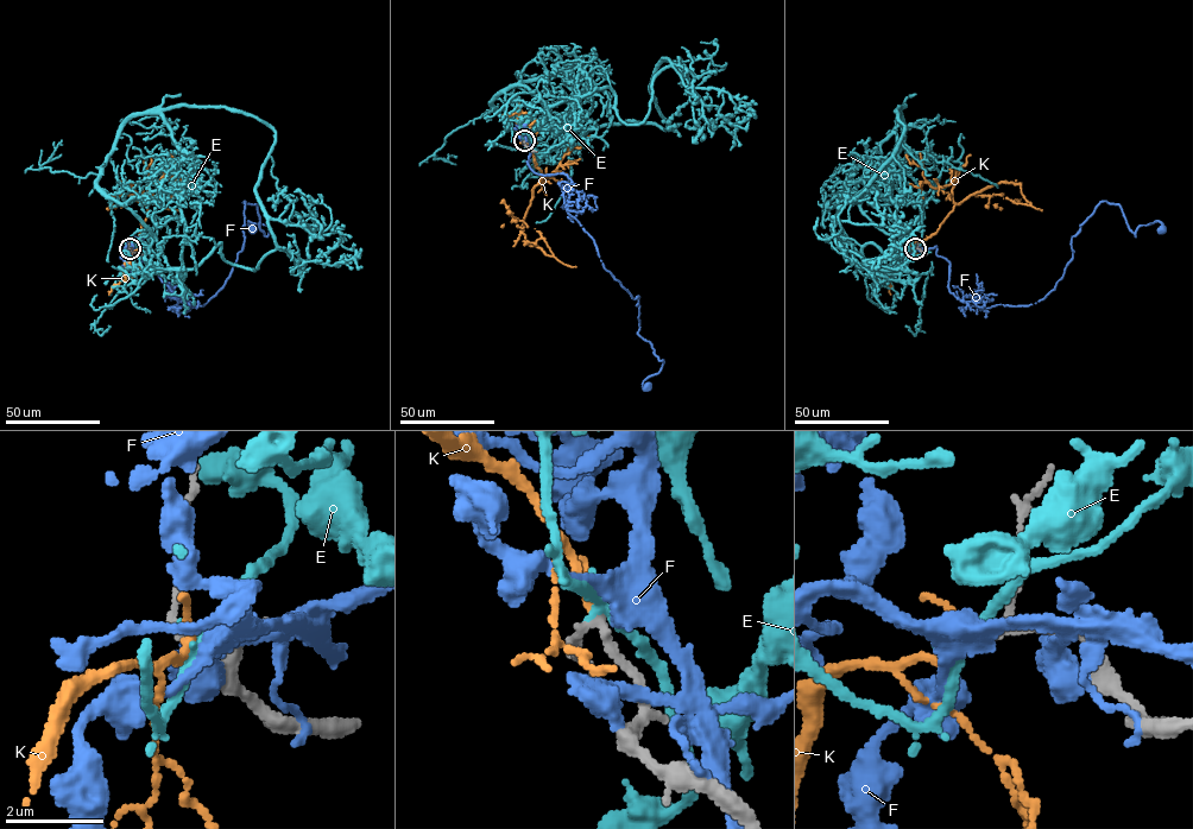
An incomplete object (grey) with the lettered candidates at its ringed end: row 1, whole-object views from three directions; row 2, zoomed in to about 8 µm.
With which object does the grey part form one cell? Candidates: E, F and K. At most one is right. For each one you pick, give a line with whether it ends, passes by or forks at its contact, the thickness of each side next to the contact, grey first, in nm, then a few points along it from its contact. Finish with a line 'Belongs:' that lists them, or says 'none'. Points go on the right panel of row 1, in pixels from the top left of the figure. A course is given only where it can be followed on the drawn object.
Belongs: none

